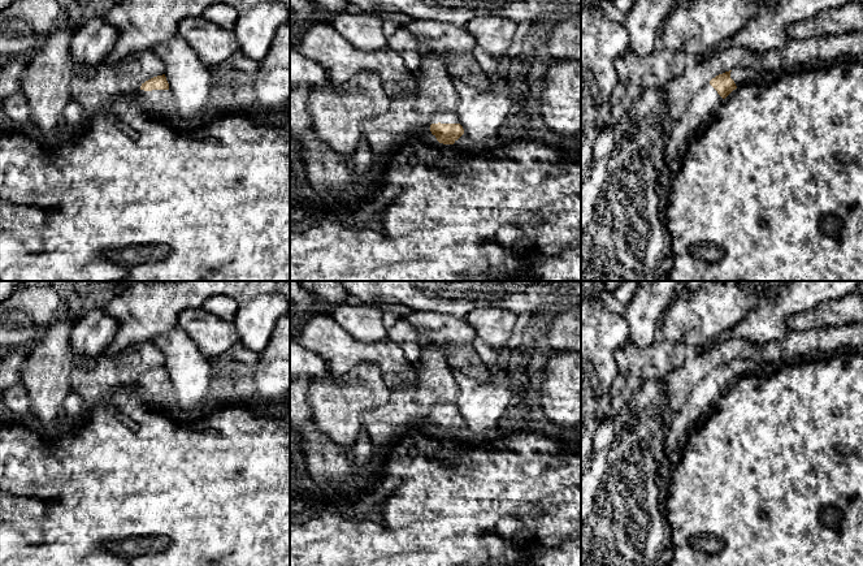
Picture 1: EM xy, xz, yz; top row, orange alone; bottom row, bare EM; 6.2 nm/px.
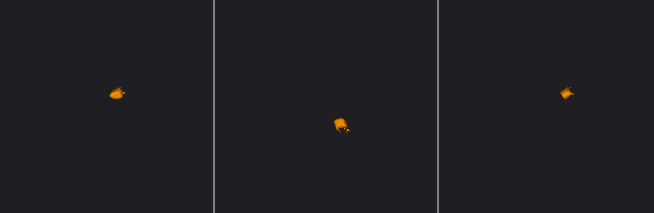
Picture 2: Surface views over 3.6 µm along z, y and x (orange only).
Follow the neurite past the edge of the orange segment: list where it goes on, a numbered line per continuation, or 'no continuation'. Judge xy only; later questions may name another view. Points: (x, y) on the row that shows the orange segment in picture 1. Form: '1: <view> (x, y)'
1: xy (157, 102)

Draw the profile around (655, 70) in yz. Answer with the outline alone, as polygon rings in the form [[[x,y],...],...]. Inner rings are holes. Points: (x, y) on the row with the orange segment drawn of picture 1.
[[[664,48],[642,57],[628,49],[613,65],[619,81],[612,92],[611,115],[604,126],[620,128],[645,90],[659,90],[682,74],[686,53]]]

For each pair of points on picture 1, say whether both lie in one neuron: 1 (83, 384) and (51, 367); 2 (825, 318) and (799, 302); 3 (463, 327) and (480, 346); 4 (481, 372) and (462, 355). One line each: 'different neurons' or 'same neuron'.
1: different neurons
2: different neurons
3: different neurons
4: same neuron

